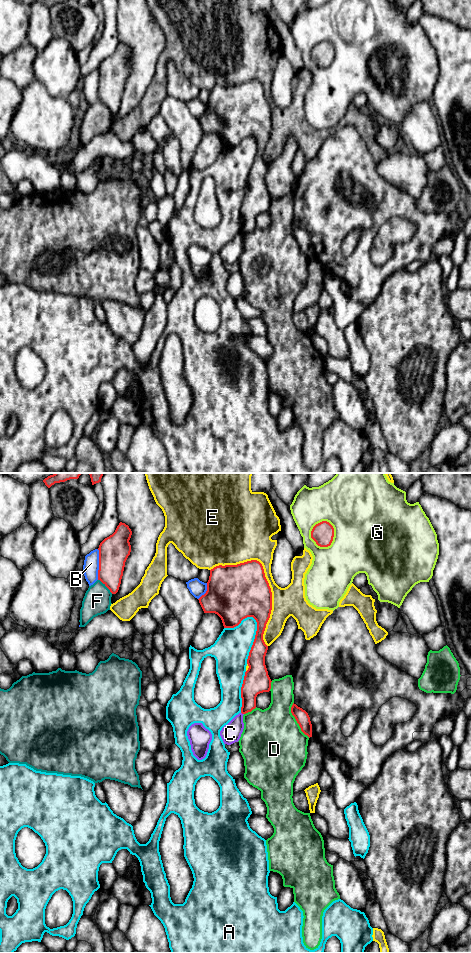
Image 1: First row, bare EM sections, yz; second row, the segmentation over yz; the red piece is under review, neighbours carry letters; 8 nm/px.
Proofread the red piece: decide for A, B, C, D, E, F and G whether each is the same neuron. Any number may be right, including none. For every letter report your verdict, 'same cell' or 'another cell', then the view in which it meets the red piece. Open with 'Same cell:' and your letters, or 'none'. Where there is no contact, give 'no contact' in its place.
Same cell: none
A: another cell | yz
B: another cell | yz
C: another cell | yz
D: another cell | yz
E: another cell | yz
F: another cell | yz
G: another cell | yz

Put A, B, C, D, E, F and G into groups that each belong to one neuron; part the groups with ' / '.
A / B / C / D F / E / G

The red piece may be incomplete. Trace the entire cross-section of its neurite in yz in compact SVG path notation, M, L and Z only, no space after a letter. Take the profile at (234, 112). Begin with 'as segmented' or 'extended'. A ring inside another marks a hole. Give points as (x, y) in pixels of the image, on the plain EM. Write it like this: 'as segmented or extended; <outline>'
as segmented; M251 80L237 85L214 87L210 90L207 111L198 120L204 133L215 133L221 138L224 148L234 148L247 137L253 137L257 142L255 159L247 179L249 188L245 192L241 207L241 233L251 232L256 228L257 215L269 212L272 202L265 185L268 166L263 160L263 154L272 130L272 112L262 84L257 80Z

